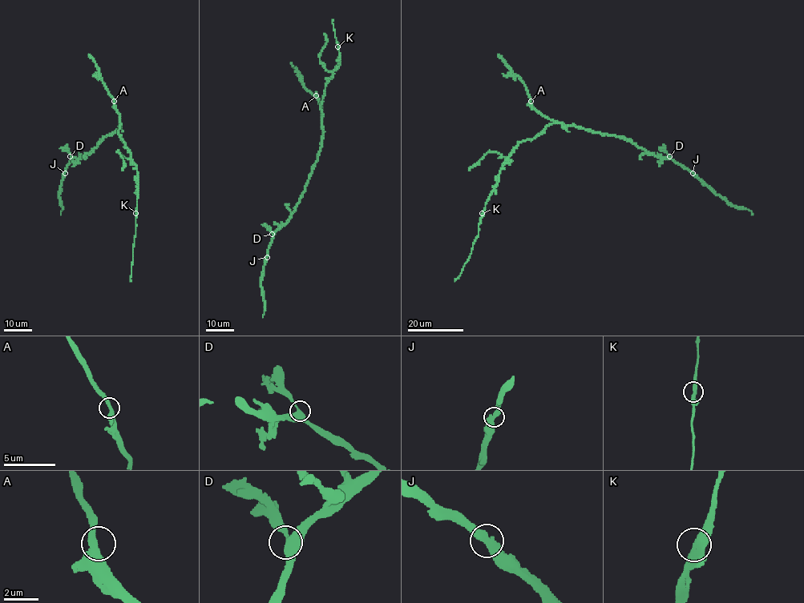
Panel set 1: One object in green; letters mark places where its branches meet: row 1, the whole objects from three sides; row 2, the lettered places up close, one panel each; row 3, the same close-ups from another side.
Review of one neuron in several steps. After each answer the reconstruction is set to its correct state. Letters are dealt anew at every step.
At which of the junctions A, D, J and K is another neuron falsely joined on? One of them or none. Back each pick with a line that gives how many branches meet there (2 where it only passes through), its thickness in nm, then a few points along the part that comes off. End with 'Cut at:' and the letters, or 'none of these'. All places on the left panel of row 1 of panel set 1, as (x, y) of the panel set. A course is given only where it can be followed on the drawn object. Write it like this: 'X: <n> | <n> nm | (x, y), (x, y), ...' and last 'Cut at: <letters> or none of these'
Cut at: none of these

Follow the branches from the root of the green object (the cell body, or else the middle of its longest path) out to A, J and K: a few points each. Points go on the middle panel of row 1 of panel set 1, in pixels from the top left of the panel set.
A: (322, 138), (322, 106), (316, 95)
J: (322, 138), (317, 159), (302, 196), (291, 217), (276, 231), (266, 256)
K: (322, 138), (321, 102), (325, 85), (339, 66), (337, 46)

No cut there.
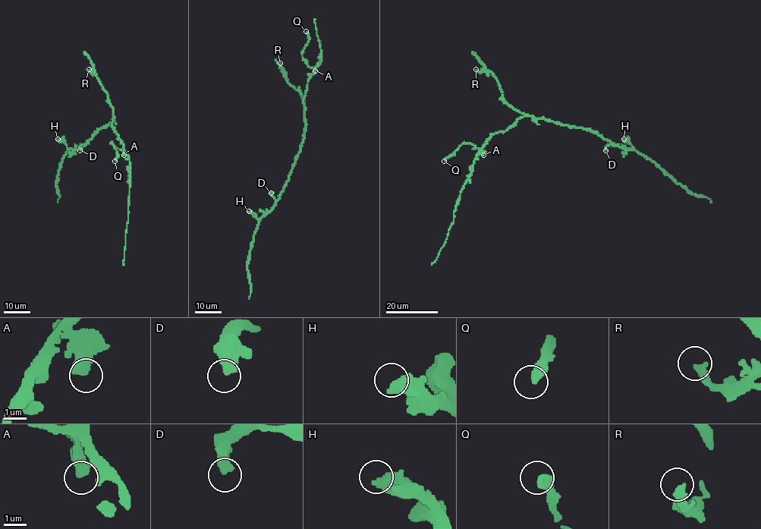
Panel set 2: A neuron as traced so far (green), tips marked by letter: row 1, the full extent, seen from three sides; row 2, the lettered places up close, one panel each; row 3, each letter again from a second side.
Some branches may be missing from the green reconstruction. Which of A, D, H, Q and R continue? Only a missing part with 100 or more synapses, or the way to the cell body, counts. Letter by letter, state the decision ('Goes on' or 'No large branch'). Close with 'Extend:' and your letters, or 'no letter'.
A: No large branch
D: No large branch
H: No large branch
Q: No large branch
R: No large branch
Extend: no letter

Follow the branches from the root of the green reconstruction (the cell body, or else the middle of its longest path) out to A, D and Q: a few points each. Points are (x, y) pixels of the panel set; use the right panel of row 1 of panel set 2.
A: (544, 119), (520, 117), (506, 130), (495, 132), (482, 149), (483, 155)
D: (544, 119), (599, 134), (613, 144), (609, 145), (605, 150)
Q: (544, 119), (520, 117), (506, 130), (495, 132), (481, 149), (470, 143), (463, 143), (444, 161)

